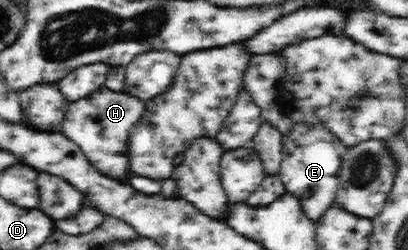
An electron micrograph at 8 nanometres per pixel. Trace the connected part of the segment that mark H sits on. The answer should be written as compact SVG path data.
M100 87L88 97L69 102L61 123L61 131L68 135L88 157L88 161L102 173L112 179L126 180L128 173L128 137L145 111L145 102L126 93L114 93L106 87Z

